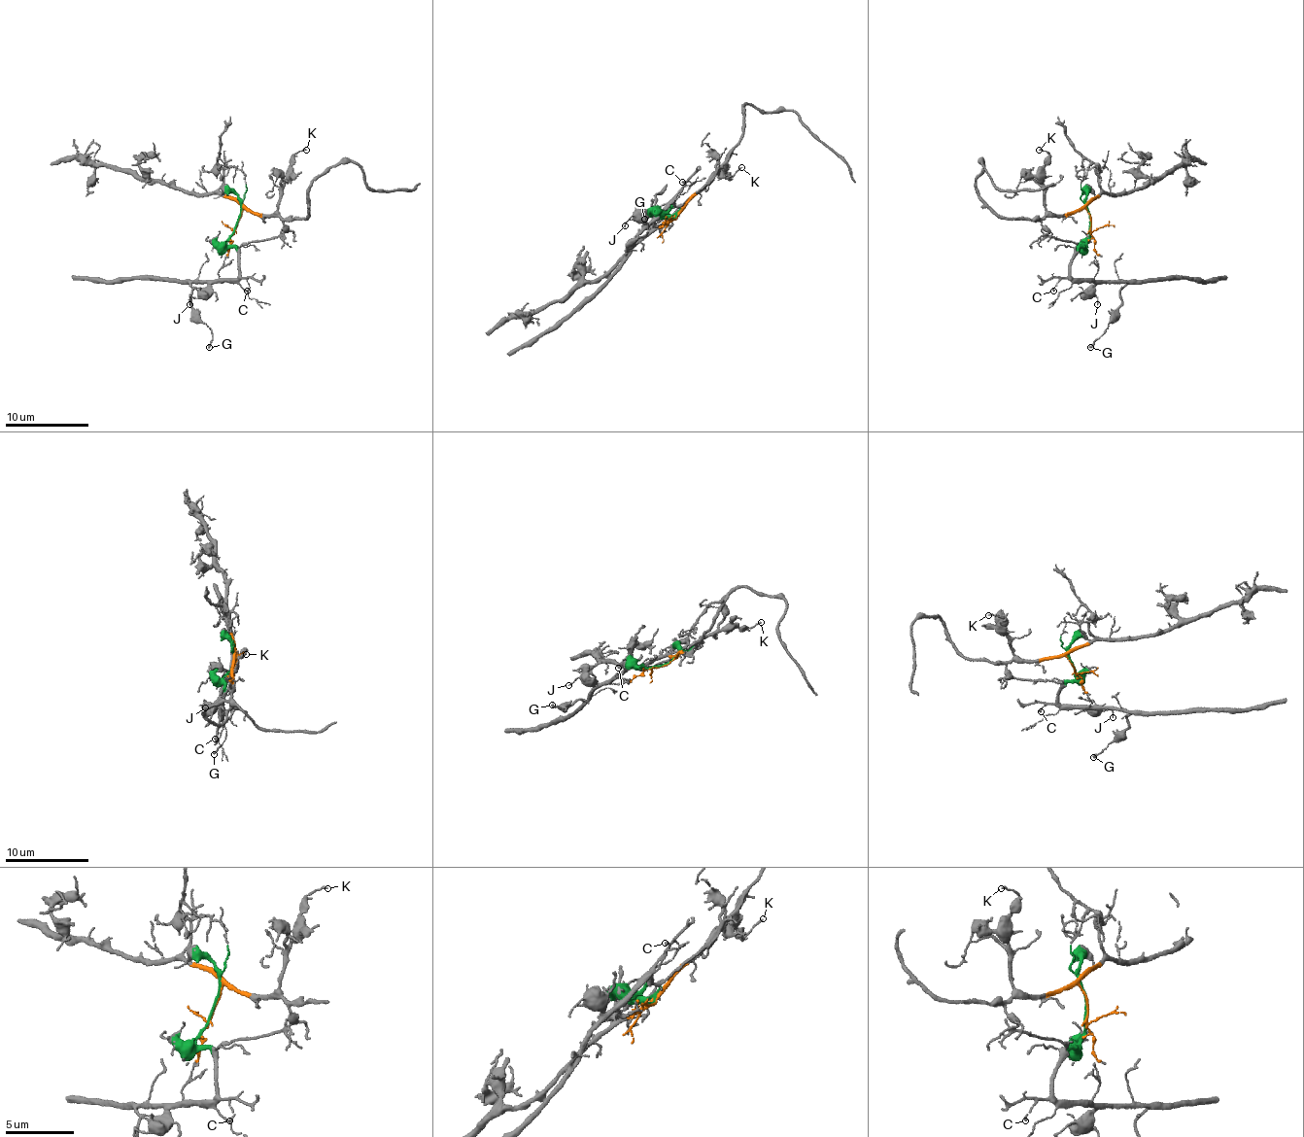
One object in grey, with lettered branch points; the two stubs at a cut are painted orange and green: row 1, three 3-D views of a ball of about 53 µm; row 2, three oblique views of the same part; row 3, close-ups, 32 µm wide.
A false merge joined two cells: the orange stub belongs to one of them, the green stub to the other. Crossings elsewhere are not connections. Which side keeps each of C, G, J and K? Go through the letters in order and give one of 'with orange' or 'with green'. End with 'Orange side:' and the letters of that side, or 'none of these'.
C: with green
G: with green
J: with green
K: with orange
Orange side: K

